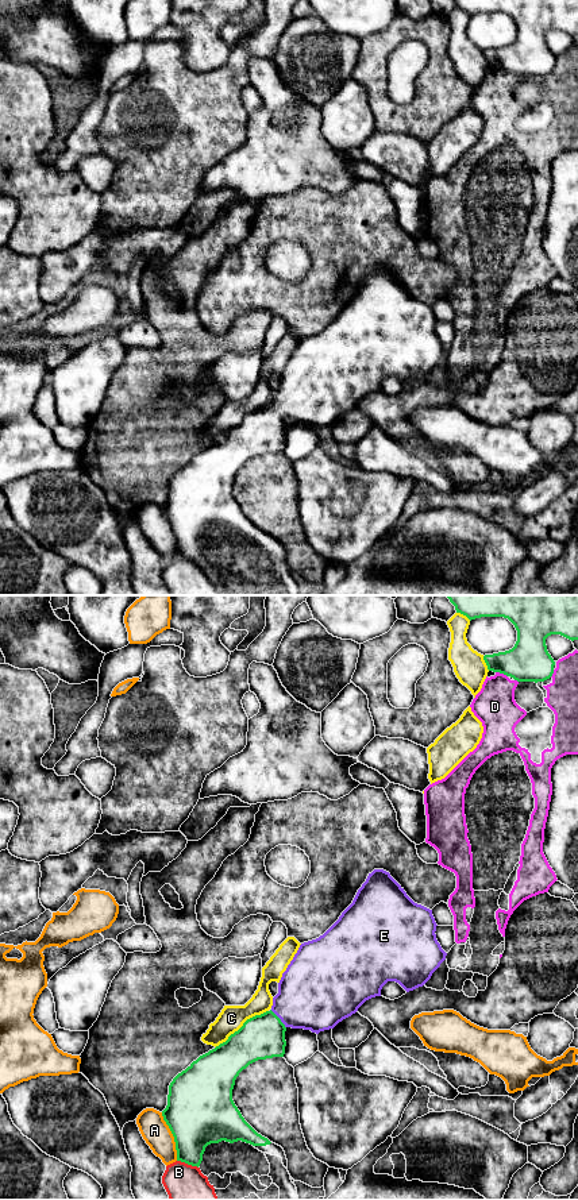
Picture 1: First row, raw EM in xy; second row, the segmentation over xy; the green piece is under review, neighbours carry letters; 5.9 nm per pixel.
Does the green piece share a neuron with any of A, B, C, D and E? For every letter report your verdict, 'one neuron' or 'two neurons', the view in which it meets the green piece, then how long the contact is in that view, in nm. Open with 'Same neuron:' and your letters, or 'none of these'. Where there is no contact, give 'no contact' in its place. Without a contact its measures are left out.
Same neuron: E
A: two neurons; meets green in xy; contact 300 nm long
B: two neurons; meets green in xy; contact 140 nm long
C: two neurons; meets green in xy; contact 400 nm long
D: two neurons; meets green in xy; contact 80 nm long
E: one neuron; meets green in xy; contact 140 nm long

